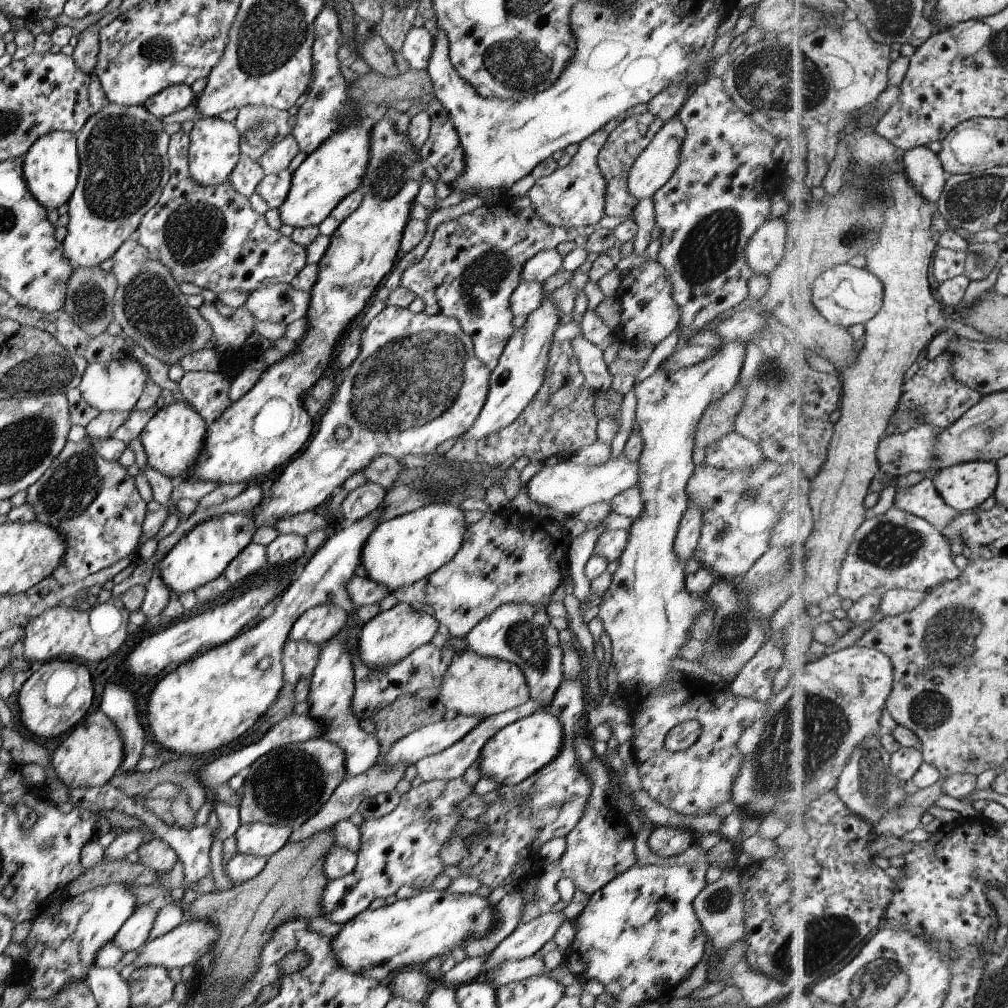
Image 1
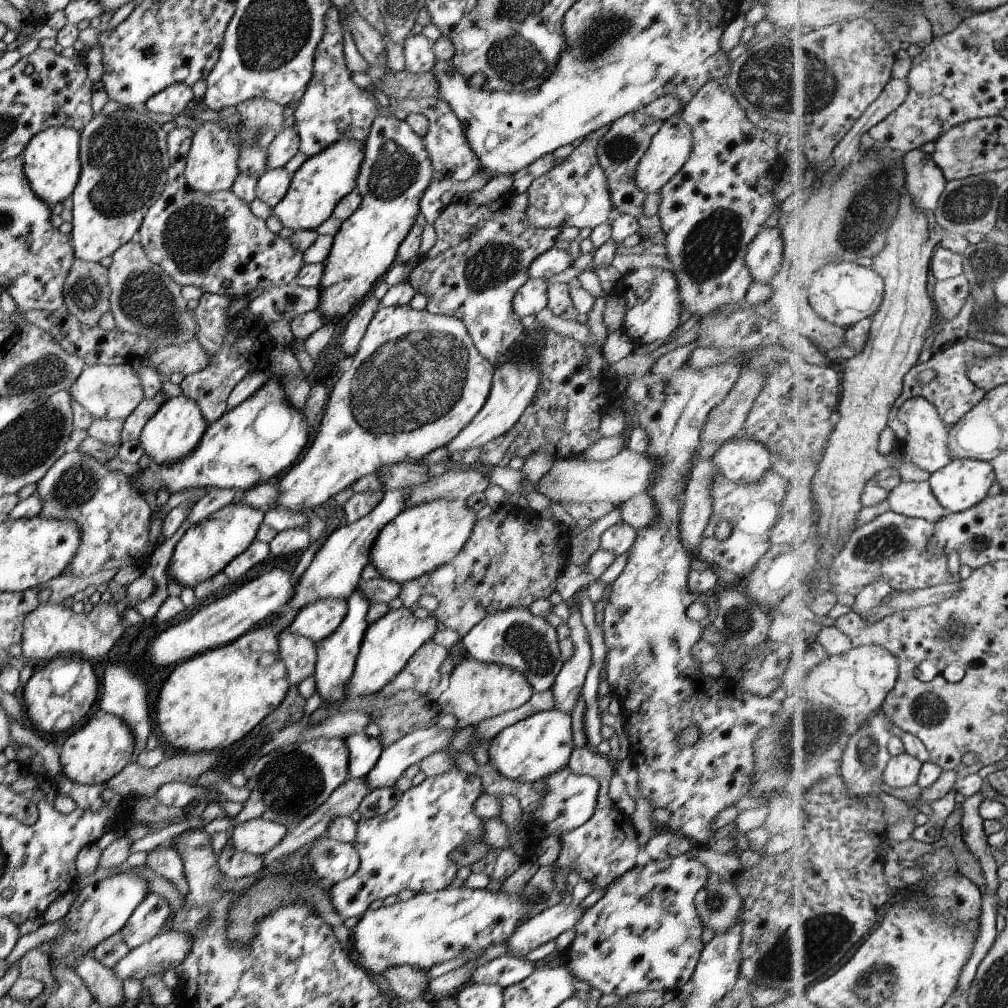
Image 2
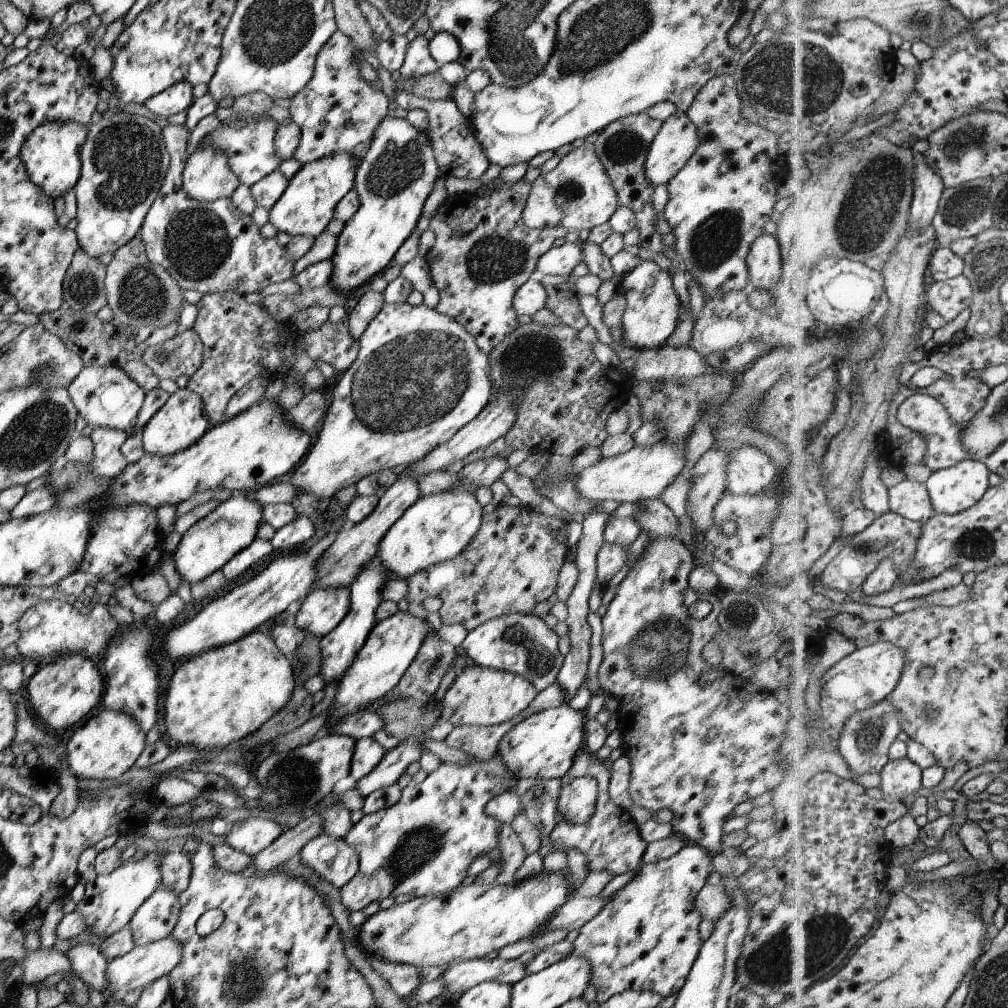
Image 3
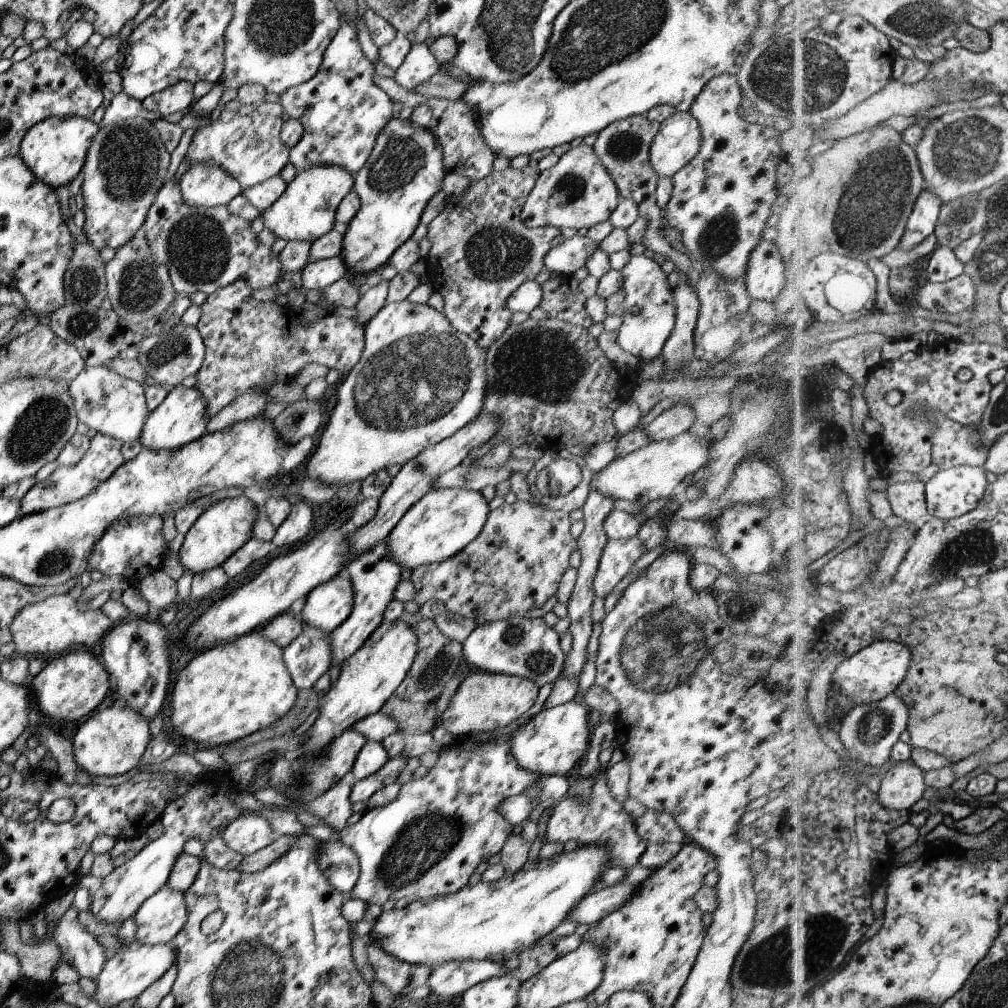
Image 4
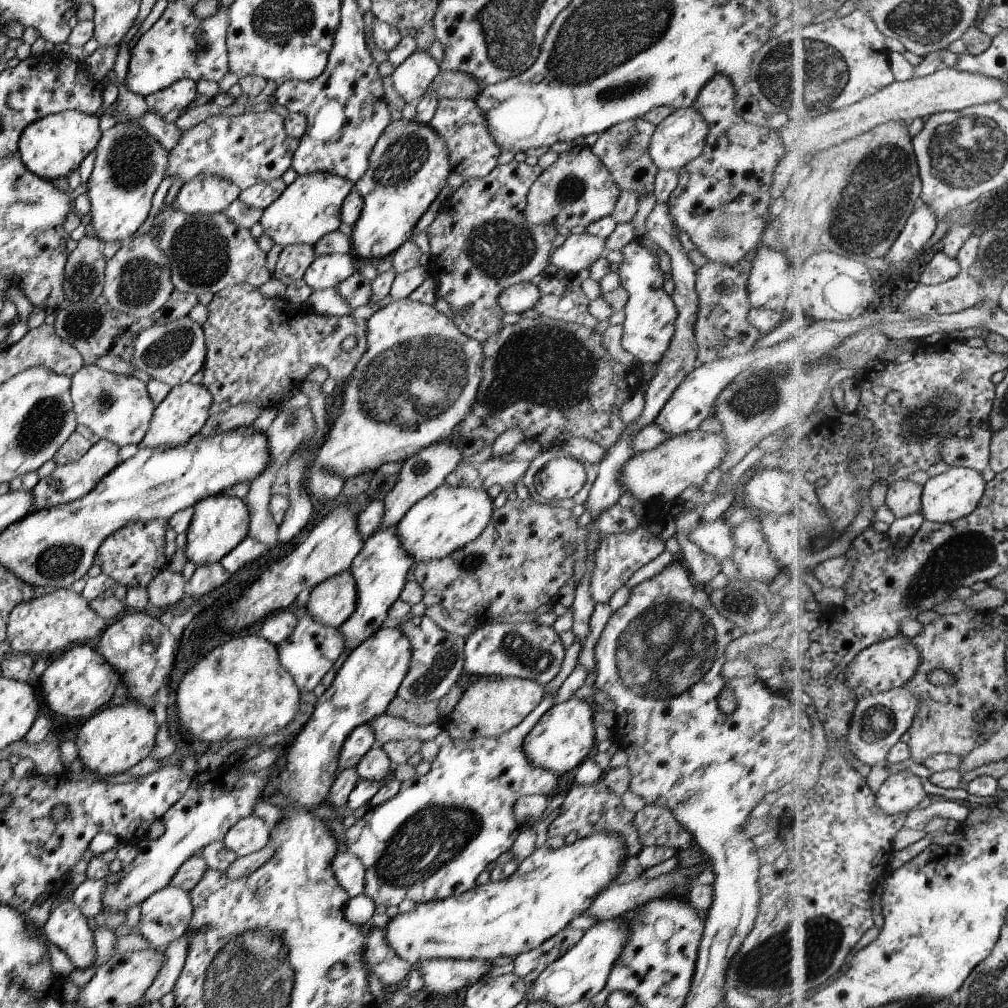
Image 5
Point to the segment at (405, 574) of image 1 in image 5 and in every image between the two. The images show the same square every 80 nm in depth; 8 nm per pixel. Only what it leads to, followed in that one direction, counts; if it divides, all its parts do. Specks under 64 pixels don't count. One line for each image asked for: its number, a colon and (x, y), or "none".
2: (421, 537)
3: (436, 527)
4: (443, 521)
5: (445, 519)

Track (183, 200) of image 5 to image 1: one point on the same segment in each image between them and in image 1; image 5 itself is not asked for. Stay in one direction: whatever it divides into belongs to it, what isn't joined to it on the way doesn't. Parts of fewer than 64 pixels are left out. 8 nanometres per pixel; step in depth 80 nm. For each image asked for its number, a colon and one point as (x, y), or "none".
1: (214, 145)
2: (211, 162)
3: (206, 176)
4: (204, 184)

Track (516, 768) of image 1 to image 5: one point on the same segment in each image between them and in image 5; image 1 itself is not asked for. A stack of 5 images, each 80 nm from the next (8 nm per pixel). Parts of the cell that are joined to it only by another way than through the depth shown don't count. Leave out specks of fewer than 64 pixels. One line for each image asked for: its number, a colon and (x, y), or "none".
2: (529, 750)
3: (543, 745)
4: (552, 742)
5: (563, 736)

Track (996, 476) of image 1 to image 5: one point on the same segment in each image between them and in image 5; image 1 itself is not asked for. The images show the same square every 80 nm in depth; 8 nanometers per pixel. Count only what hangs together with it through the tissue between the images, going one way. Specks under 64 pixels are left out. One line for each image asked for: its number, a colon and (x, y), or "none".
2: (964, 483)
3: (955, 489)
4: (951, 493)
5: (948, 496)

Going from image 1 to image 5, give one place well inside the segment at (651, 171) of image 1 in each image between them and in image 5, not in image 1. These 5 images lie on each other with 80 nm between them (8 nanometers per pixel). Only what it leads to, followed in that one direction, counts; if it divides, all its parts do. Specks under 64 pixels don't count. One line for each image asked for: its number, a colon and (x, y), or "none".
2: (668, 150)
3: (675, 141)
4: (678, 137)
5: (679, 137)

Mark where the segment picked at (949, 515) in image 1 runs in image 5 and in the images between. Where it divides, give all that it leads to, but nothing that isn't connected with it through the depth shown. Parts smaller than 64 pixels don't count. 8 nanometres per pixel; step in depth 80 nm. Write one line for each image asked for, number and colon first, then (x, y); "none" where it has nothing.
2: (912, 499)
3: (910, 498)
4: (909, 500)
5: (904, 497)

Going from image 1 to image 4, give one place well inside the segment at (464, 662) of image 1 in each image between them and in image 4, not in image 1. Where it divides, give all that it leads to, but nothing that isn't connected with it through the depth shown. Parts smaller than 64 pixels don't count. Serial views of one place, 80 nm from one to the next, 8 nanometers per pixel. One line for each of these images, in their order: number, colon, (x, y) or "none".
2: (476, 692)
3: (480, 696)
4: (483, 701)

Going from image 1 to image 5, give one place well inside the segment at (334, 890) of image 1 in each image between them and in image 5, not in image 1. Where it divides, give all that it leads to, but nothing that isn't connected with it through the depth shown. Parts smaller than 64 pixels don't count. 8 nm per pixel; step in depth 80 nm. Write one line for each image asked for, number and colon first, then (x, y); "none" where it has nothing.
2: (408, 847)
3: (422, 845)
4: (426, 843)
5: (428, 842)

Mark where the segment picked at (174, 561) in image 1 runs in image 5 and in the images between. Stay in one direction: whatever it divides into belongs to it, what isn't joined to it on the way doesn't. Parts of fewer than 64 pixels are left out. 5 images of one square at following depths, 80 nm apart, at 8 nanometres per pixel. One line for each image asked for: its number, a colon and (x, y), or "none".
2: (206, 547)
3: (205, 546)
4: (223, 527)
5: (218, 523)

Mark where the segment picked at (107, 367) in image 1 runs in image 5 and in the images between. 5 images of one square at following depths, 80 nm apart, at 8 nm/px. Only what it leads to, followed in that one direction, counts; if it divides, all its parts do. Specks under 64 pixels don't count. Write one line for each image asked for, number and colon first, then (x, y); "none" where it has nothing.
2: (108, 392)
3: (104, 396)
4: (105, 401)
5: (115, 407)

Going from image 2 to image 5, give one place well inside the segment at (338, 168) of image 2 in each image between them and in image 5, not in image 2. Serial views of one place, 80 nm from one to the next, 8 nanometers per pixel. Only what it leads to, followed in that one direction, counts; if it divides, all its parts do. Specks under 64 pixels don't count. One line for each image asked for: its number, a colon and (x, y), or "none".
3: (308, 201)
4: (305, 210)
5: (307, 208)

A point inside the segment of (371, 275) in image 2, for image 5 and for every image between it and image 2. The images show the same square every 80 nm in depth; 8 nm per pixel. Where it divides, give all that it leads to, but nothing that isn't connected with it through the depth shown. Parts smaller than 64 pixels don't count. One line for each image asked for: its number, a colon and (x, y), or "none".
3: (392, 180)
4: (403, 170)
5: (407, 167)

